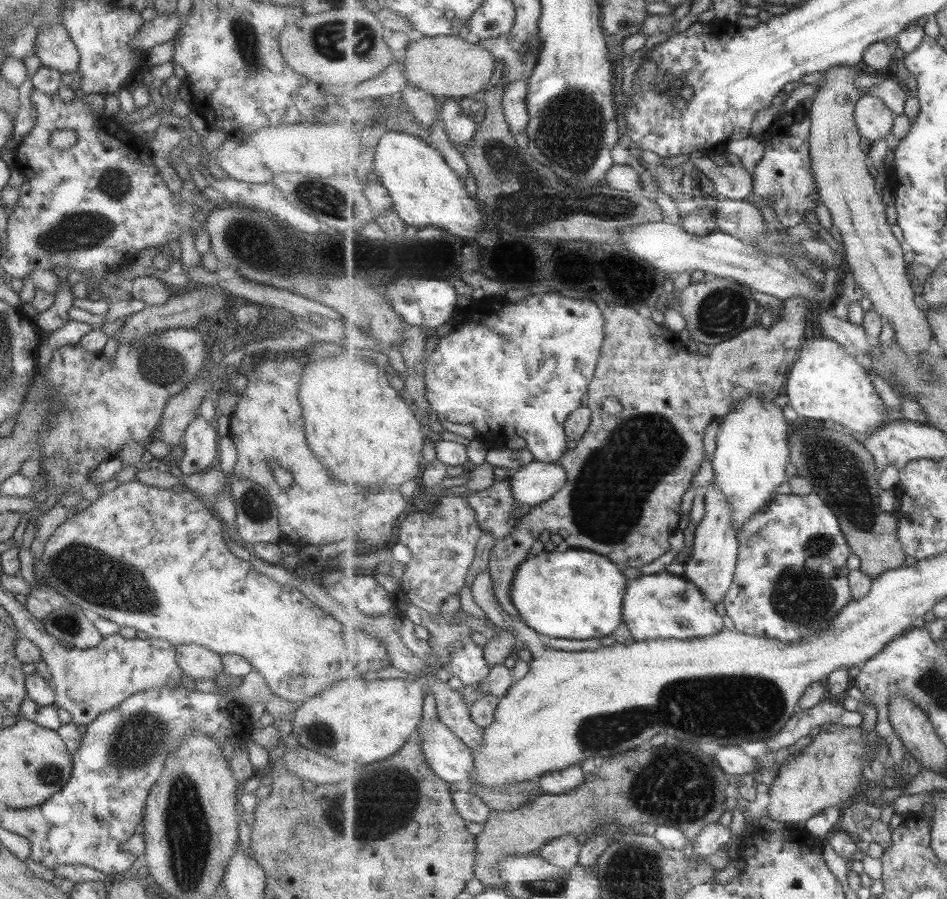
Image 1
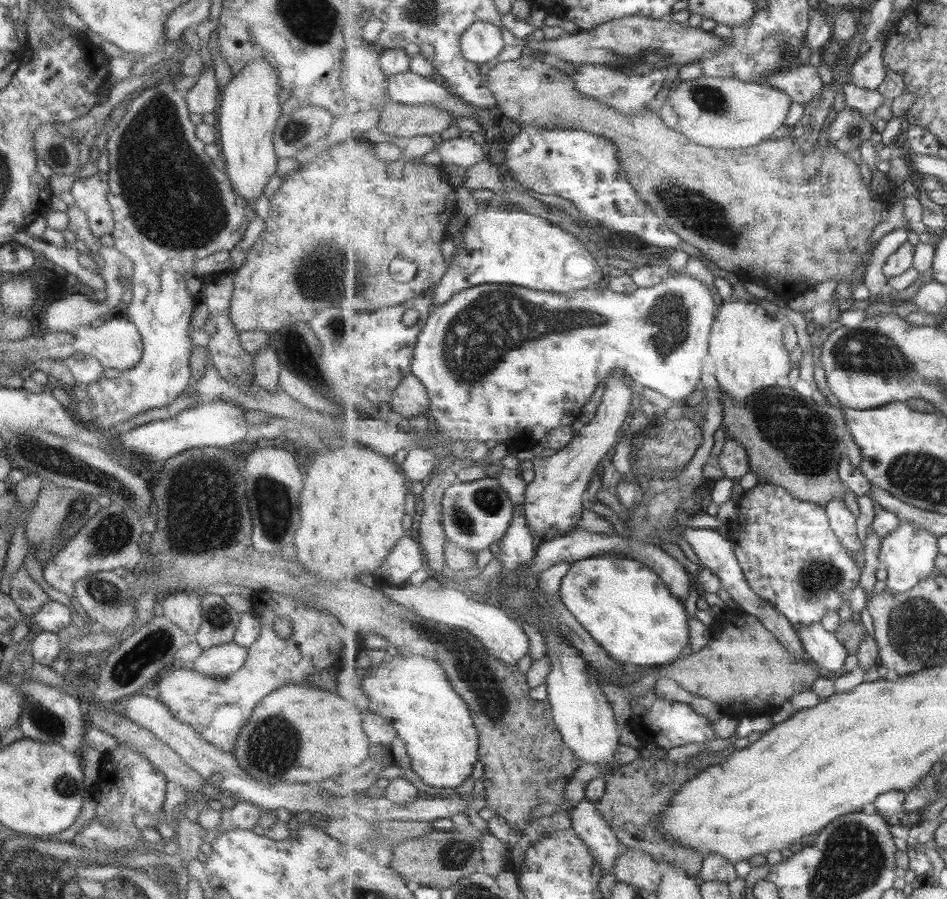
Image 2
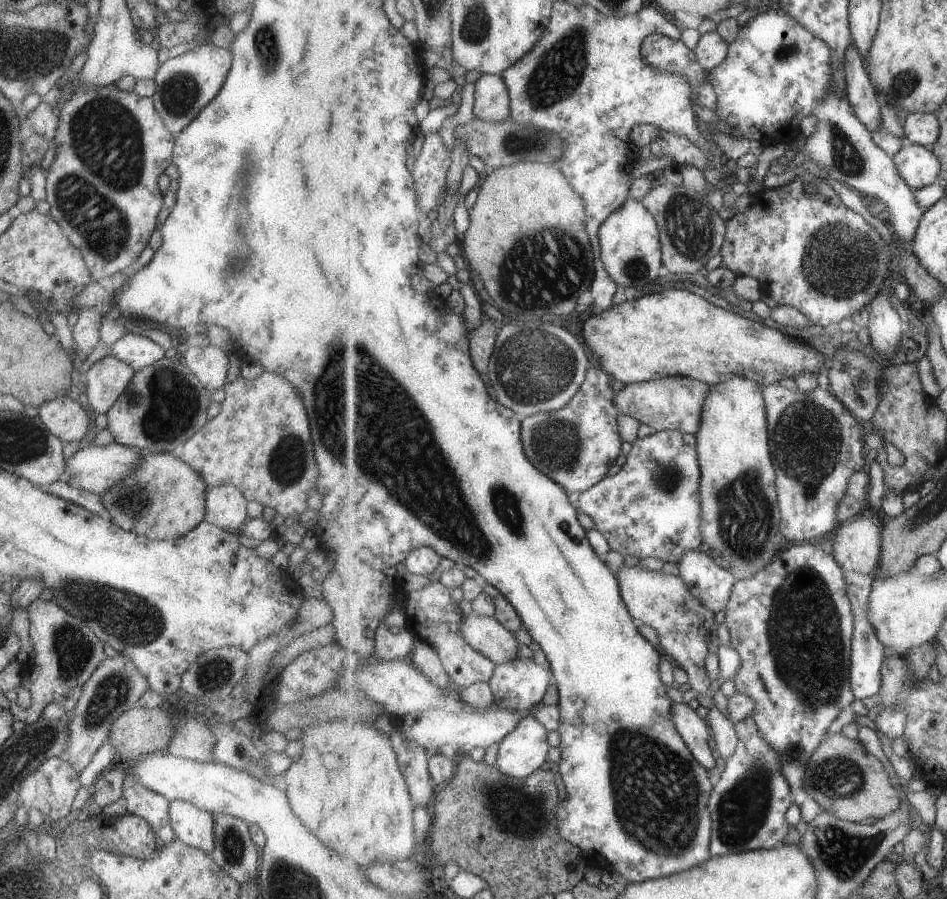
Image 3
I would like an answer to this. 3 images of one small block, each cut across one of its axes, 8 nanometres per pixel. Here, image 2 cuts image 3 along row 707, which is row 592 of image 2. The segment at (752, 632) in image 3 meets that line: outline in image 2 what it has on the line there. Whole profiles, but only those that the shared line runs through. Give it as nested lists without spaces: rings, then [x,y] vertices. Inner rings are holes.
[[[759,483],[740,502],[740,516],[724,525],[730,527],[728,539],[734,542],[734,552],[754,591],[786,614],[797,629],[822,622],[826,614],[840,610],[846,604],[844,596],[861,586],[863,569],[834,530],[827,507],[800,500],[782,485],[768,483]]]

